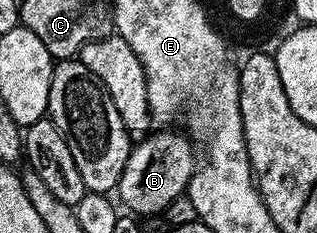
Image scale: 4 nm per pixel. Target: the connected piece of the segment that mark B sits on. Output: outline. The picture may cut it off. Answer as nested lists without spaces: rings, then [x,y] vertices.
[[[151,132],[131,148],[128,163],[124,163],[124,175],[120,175],[120,183],[116,190],[117,200],[123,206],[126,204],[130,208],[127,210],[134,215],[165,214],[166,208],[177,197],[185,194],[190,180],[194,178],[196,164],[194,165],[193,147],[195,148],[189,136],[181,137],[178,133]]]

